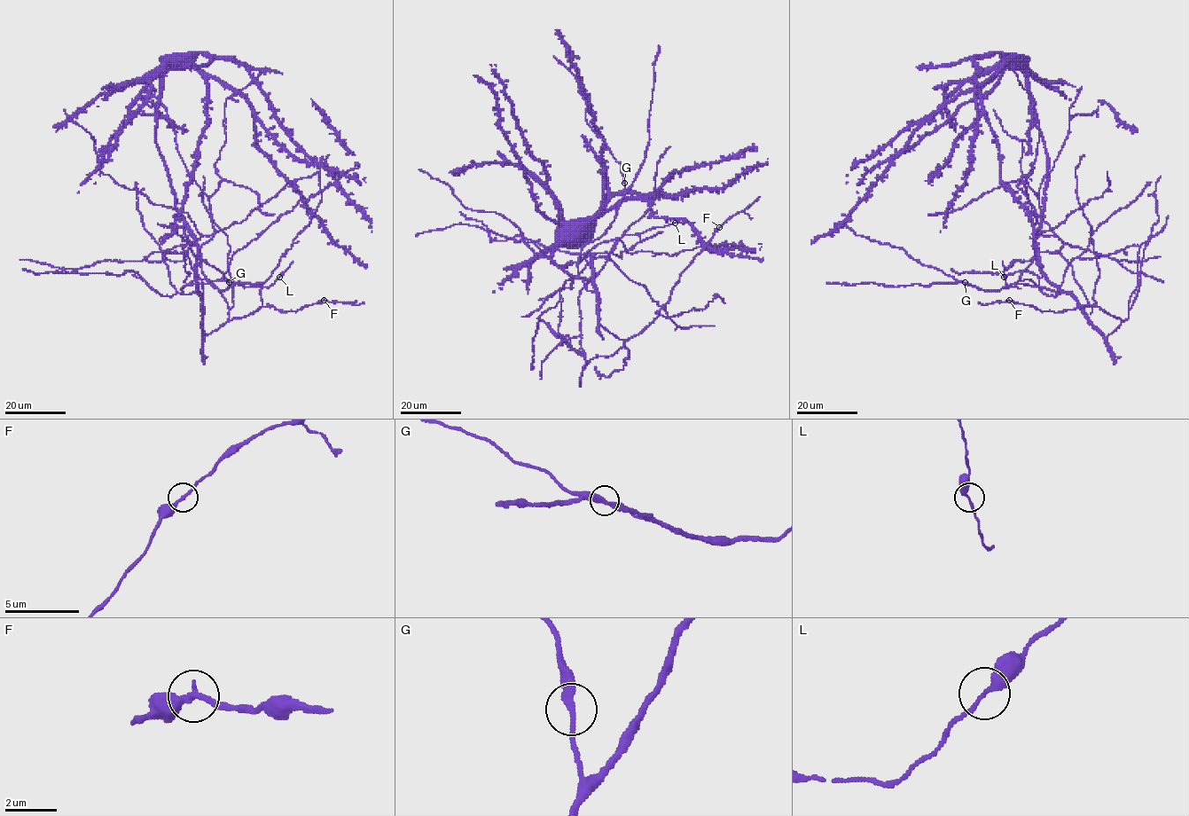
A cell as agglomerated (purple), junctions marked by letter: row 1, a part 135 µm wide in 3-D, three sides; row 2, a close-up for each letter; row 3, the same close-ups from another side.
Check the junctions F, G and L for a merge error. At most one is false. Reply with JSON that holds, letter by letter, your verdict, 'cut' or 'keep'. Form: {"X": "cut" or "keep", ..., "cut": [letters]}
{"F": "keep", "G": "keep", "L": "keep", "cut": []}

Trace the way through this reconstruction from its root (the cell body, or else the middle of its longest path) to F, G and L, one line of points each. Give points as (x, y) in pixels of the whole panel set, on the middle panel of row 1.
F: (571, 263), (593, 254), (598, 322), (627, 341), (641, 333), (659, 315), (680, 274), (719, 227)
G: (571, 263), (593, 254), (591, 276), (578, 274), (581, 250), (602, 237), (614, 219), (624, 183)
L: (571, 263), (593, 254), (592, 274), (590, 278), (578, 274), (581, 254), (602, 242), (676, 223)

